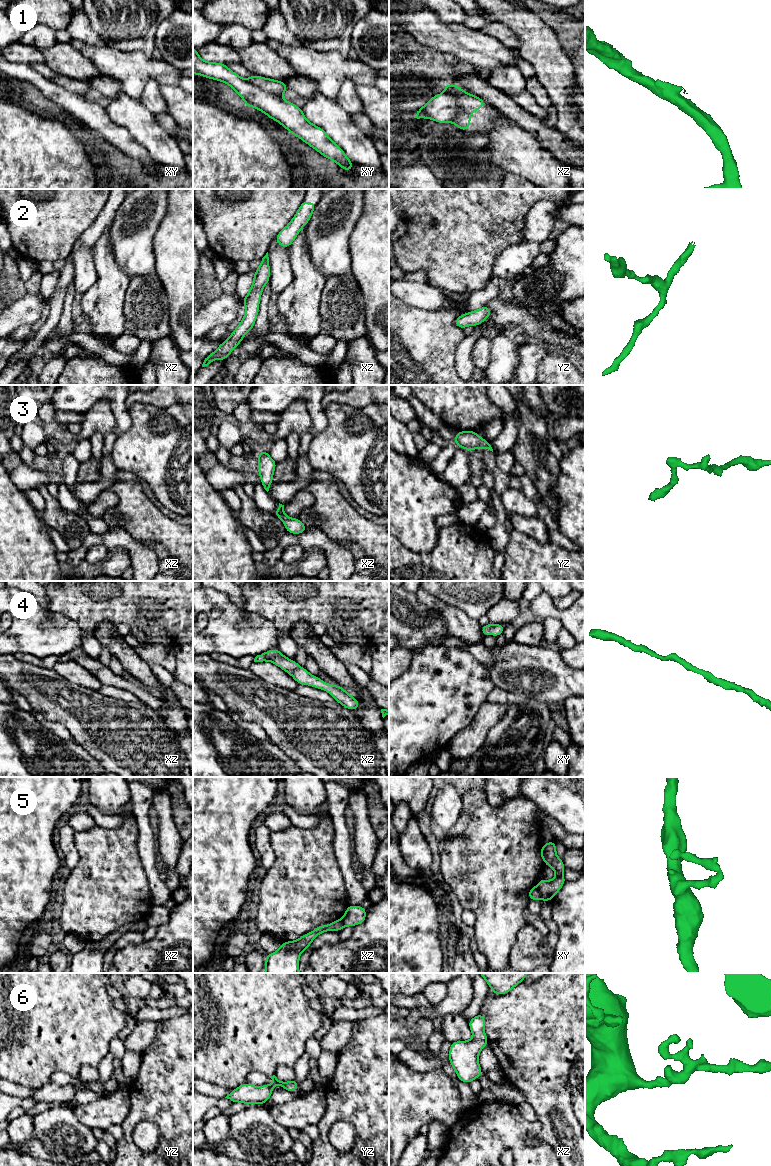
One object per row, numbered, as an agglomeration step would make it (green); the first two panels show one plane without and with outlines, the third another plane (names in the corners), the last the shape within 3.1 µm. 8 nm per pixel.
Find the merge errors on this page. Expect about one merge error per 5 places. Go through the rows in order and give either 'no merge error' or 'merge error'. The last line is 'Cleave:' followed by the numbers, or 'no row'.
1: merge error
2: no merge error
3: no merge error
4: no merge error
5: merge error
6: no merge error
Cleave: 1, 5

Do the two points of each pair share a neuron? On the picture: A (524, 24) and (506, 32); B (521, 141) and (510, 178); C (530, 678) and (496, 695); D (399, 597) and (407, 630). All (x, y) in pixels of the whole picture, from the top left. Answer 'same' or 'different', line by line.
A: different
B: different
C: different
D: same

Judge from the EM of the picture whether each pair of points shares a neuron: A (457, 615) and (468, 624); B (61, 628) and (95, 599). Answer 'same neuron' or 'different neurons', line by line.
A: same neuron
B: different neurons

